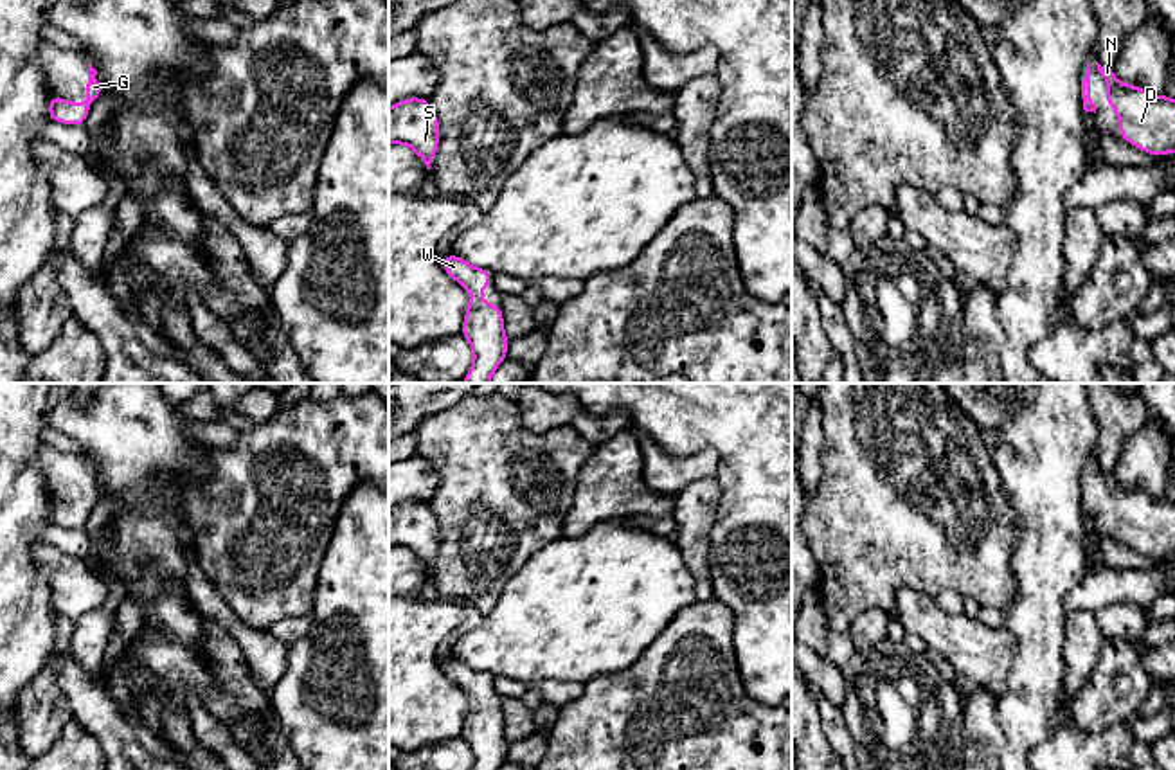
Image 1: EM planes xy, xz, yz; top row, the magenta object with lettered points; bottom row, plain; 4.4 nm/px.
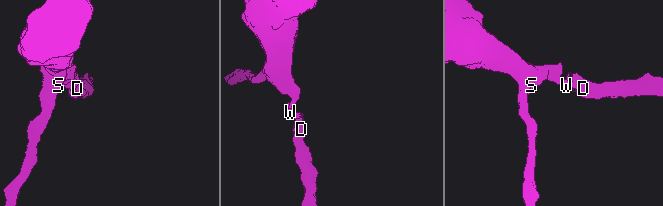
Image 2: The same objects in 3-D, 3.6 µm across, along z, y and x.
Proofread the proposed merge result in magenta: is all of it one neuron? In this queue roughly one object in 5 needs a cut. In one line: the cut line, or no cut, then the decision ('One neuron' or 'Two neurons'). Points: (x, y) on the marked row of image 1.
No split. One neuron

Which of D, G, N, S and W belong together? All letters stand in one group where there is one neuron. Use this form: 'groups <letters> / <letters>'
groups D G N S W

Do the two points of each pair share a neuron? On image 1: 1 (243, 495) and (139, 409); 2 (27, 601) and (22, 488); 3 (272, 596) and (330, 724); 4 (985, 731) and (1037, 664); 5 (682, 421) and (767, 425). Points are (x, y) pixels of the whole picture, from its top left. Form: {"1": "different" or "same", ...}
{"1": "different", "2": "same", "3": "different", "4": "different", "5": "same"}

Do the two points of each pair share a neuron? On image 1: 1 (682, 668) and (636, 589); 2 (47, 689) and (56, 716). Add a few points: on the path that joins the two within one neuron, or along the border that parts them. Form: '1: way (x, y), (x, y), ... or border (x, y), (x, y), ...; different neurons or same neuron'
1: border (693, 603), (634, 662); different neurons
2: way (47, 697), (49, 709); same neuron

